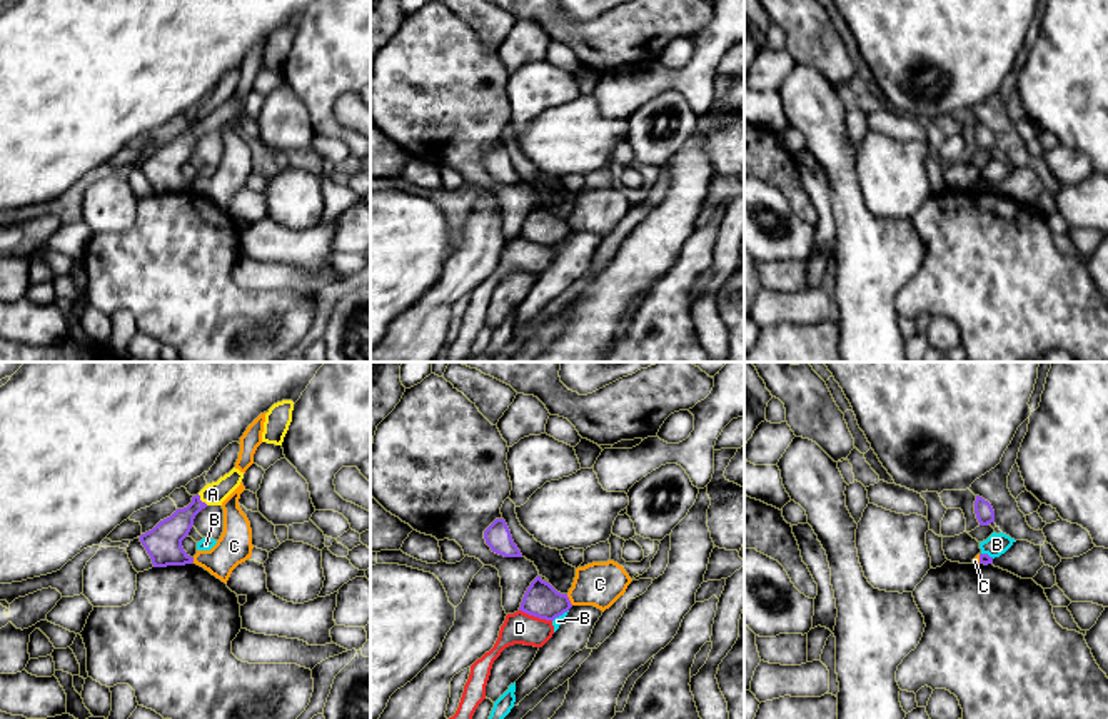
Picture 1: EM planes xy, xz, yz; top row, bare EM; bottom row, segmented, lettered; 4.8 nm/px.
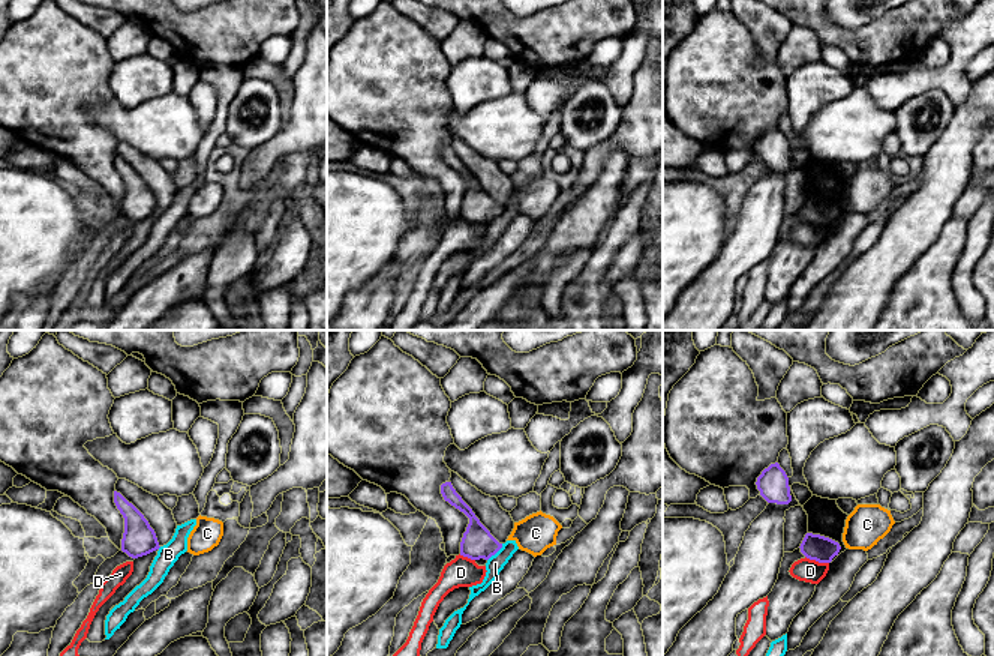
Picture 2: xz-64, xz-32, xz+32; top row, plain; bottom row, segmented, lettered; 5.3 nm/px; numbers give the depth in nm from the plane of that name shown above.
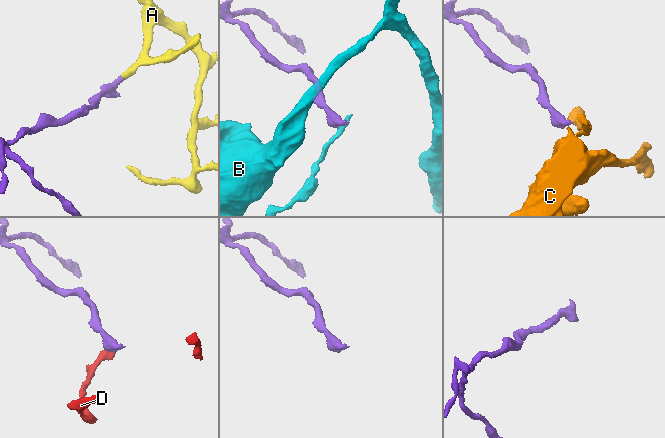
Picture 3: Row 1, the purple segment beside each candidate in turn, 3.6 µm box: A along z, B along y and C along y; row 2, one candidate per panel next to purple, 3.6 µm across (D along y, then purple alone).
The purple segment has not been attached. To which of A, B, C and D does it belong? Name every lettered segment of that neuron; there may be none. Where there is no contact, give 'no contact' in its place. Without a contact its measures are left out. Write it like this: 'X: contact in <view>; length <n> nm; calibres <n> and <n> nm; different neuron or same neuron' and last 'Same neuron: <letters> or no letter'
A: contact in xy; length 80 nm; calibres 160 and 110 nm; same neuron
B: contact in xz; length 100 nm; calibres 170 and 50 nm; different neuron
C: contact in xz; length 70 nm; calibres 170 and 220 nm; different neuron
D: contact in xz; length 170 nm; calibres 170 and 160 nm; different neuron
Same neuron: A

